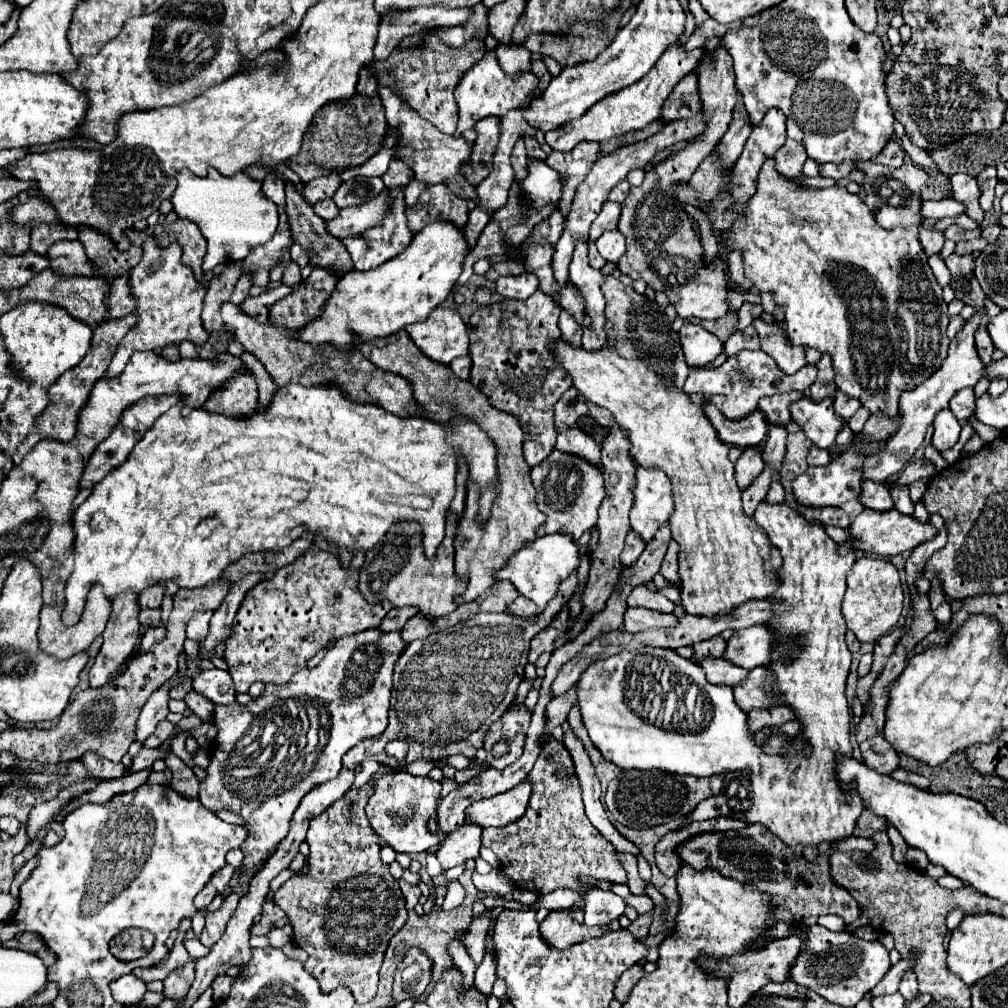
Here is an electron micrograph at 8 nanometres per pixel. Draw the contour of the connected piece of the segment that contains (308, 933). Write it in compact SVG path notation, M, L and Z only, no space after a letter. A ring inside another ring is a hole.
M373 787L351 789L339 803L333 803L323 815L311 819L307 831L307 845L311 849L307 861L311 865L309 875L291 877L273 895L273 901L287 913L293 925L293 943L309 953L305 971L309 971L321 985L323 993L333 991L339 985L347 985L357 1003L369 1003L377 993L379 967L383 963L385 947L389 939L407 923L407 909L397 881L389 873L389 865L381 861L381 847L377 835L371 829L365 811L365 803Z

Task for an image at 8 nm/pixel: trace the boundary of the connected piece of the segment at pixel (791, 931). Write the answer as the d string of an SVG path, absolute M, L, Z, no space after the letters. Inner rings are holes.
M777 921L775 925L767 927L767 931L771 933L771 937L791 937L791 935L803 937L803 949L799 951L799 955L791 965L789 979L837 1005L847 1007L857 1005L865 997L865 993L871 991L891 967L889 951L879 941L865 941L847 931L835 933L821 925L805 929L803 923L797 921ZM849 949L853 955L847 955Z

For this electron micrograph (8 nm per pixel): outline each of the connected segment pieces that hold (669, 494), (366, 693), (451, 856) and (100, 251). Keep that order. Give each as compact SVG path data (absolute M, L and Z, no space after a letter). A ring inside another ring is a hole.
M637 467L637 475L635 475L635 487L633 487L633 507L631 507L631 527L643 537L643 541L651 541L651 537L655 535L655 531L673 515L673 487L671 487L671 479L665 475L665 471L651 467Z
M369 629L363 633L345 635L335 643L335 647L323 657L317 667L297 671L289 685L267 685L267 689L257 699L251 699L247 705L215 705L211 721L217 725L219 731L211 743L211 761L205 769L207 777L201 781L199 787L199 801L211 811L225 809L245 821L243 827L249 833L245 843L241 845L245 859L229 881L231 889L241 887L243 875L249 871L257 871L267 853L271 853L273 847L281 843L281 839L289 831L289 821L301 799L317 785L339 775L341 757L363 739L377 737L385 731L391 701L393 665L403 649L405 643L403 639L399 639L397 631L385 633L379 629Z
M465 823L463 827L459 827L459 831L453 831L441 841L435 855L443 871L447 871L451 867L463 865L469 859L477 859L479 849L481 849L481 827Z
M77 227L77 231L79 241L85 245L87 257L91 257L95 265L101 263L105 267L107 281L121 275L123 271L129 271L129 251L119 251L107 233L95 227Z

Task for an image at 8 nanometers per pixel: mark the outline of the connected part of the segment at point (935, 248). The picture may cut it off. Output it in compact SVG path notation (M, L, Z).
M925 219L919 231L919 241L923 243L923 249L927 251L927 255L939 253L943 243L945 243L945 235L941 229L935 229L939 219Z

